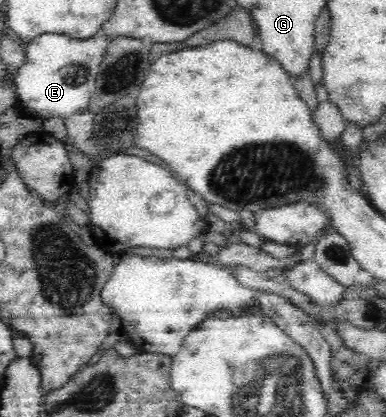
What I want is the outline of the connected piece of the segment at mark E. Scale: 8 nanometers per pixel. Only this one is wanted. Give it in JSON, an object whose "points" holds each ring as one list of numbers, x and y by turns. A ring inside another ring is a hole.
{"points":[[102,32,80,40,60,33,46,33,37,36,26,48,25,62,18,69,16,88,24,113,30,117,50,119,52,116,68,118,84,112,88,100,95,91,95,82,100,65,106,58,111,38]]}

